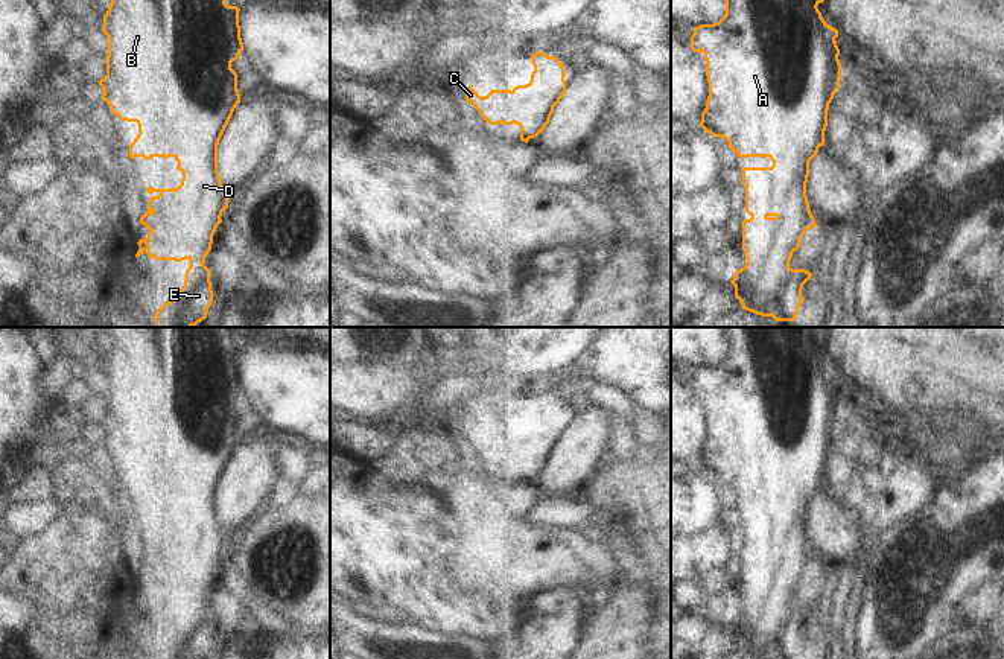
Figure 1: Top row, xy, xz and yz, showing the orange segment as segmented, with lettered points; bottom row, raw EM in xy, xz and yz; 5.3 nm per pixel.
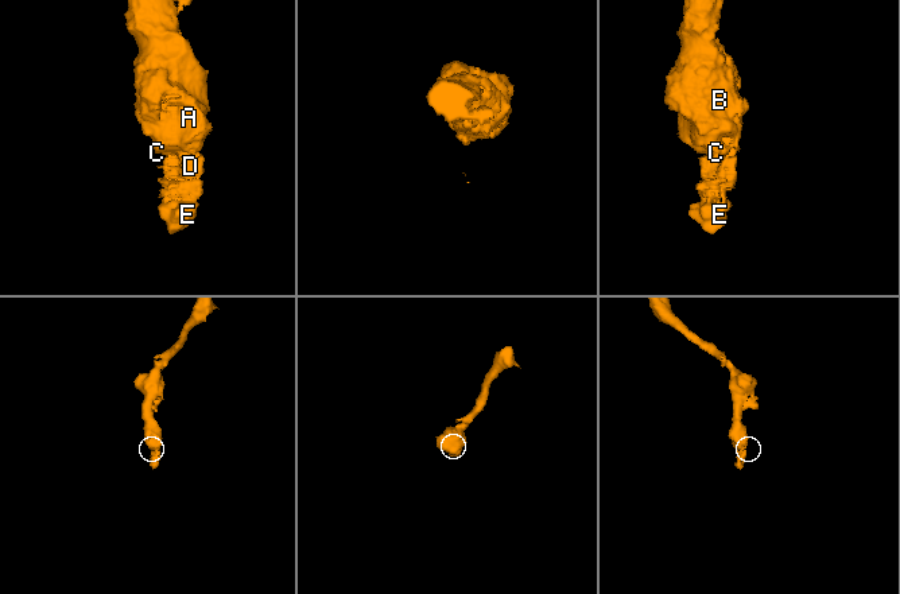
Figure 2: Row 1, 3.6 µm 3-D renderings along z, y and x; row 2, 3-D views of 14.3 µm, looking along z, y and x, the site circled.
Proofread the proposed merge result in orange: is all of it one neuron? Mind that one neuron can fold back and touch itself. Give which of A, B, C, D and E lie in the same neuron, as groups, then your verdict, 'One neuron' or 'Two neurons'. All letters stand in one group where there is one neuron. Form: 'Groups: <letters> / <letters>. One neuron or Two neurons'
Groups: A B C D E. One neuron.

